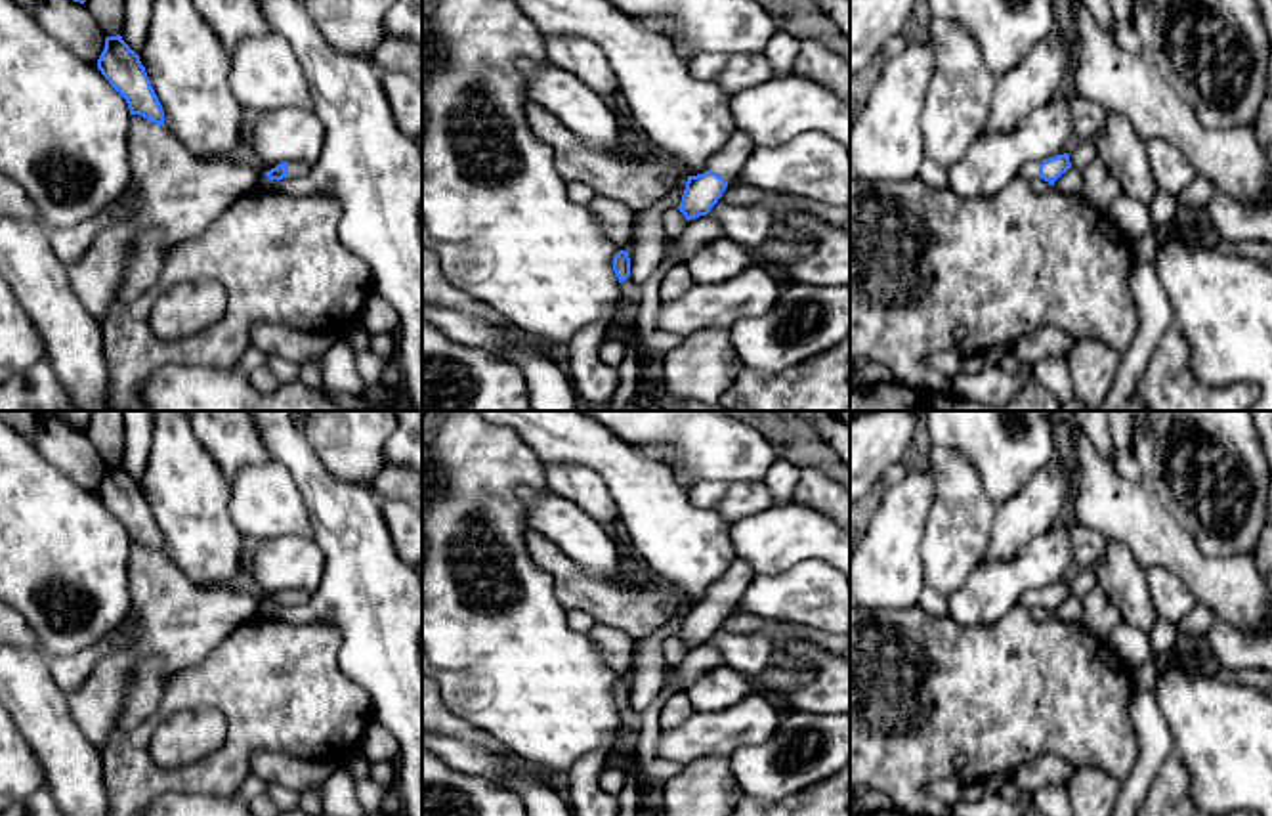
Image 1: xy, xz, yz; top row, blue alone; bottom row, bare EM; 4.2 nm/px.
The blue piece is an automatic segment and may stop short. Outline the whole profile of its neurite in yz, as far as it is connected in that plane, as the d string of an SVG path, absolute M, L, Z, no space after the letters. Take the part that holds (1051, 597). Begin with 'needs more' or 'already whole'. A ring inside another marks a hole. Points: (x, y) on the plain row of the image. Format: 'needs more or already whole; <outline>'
needs more; M1064 581L1064 583L1050 585L1043 591L1035 591L1035 589L1028 591L1026 594L1020 596L1018 606L1029 612L1041 606L1050 613L1054 613L1054 610L1070 596L1071 596L1070 583Z

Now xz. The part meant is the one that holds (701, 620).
needs more; M735 556L728 571L712 585L709 598L697 604L688 604L678 634L688 650L710 640L726 615L739 604L753 577L754 571L751 564Z

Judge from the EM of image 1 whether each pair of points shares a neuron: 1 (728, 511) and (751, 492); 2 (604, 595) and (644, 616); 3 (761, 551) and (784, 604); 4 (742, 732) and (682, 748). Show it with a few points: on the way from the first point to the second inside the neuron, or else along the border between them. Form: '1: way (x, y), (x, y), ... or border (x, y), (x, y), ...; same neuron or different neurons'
1: way (734, 505), (745, 497); same neuron
2: way (614, 604), (635, 610); same neuron
3: border (812, 558), (778, 574), (755, 576); different neurons
4: way (726, 732), (698, 736); same neuron

